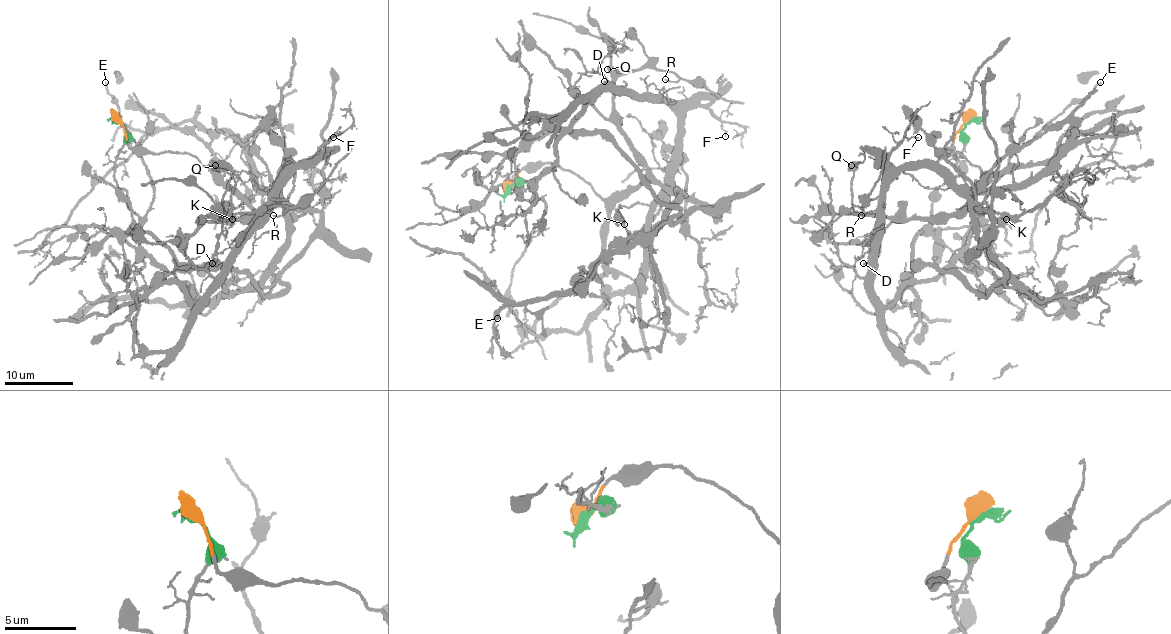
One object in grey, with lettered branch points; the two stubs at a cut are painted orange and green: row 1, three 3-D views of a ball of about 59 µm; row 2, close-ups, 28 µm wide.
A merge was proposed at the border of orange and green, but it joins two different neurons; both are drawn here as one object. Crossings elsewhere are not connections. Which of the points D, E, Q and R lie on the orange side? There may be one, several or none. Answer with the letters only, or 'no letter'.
Q, R

